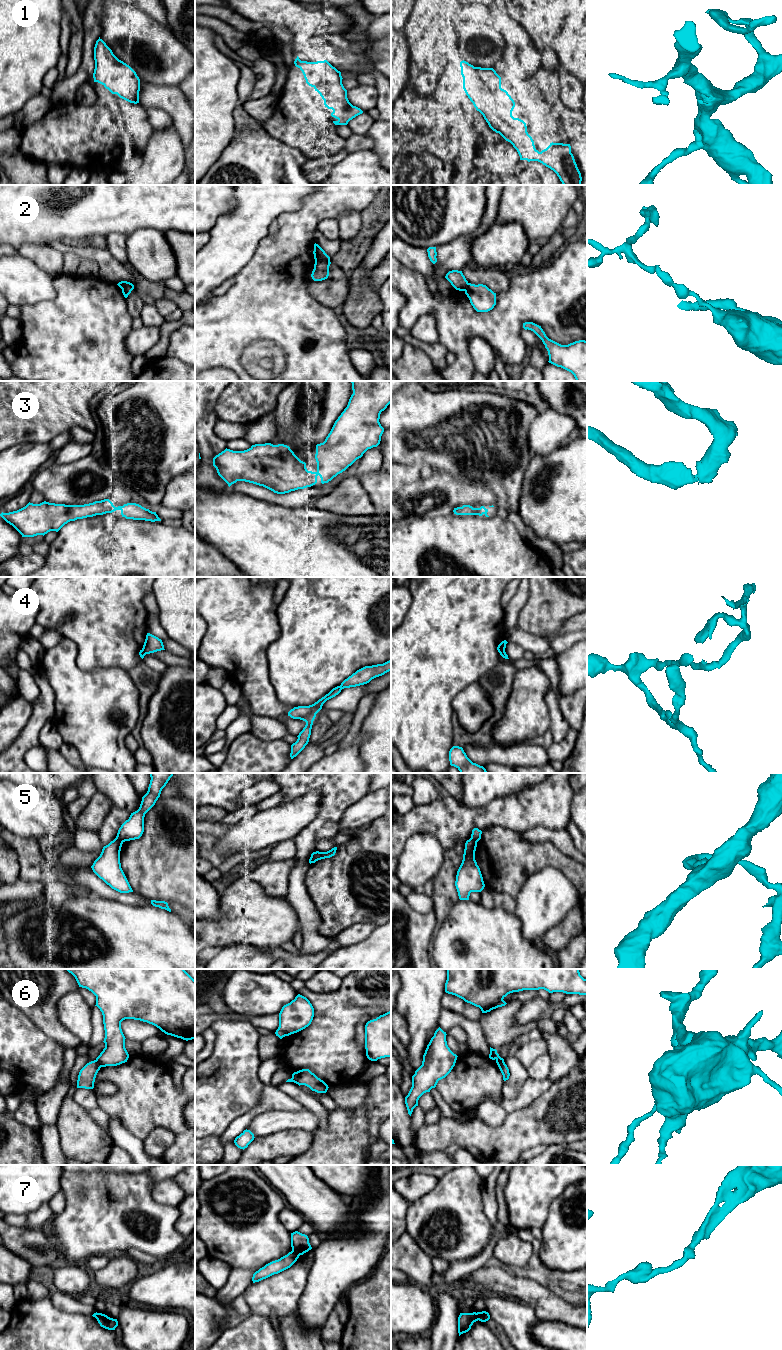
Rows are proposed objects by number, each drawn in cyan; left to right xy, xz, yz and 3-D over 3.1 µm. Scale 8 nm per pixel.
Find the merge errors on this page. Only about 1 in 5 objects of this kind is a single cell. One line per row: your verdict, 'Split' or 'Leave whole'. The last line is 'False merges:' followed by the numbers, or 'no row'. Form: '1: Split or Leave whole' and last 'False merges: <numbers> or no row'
1: Leave whole
2: Split
3: Leave whole
4: Split
5: Split
6: Split
7: Split
False merges: 2, 4, 5, 6, 7

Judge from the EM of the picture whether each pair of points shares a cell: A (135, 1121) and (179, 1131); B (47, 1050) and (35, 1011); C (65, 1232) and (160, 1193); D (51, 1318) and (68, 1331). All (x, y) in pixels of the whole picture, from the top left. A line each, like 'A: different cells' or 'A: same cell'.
A: same cell
B: different cells
C: different cells
D: same cell

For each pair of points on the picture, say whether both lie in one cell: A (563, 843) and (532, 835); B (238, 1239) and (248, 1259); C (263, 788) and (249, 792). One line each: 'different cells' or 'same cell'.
A: same cell
B: same cell
C: same cell

